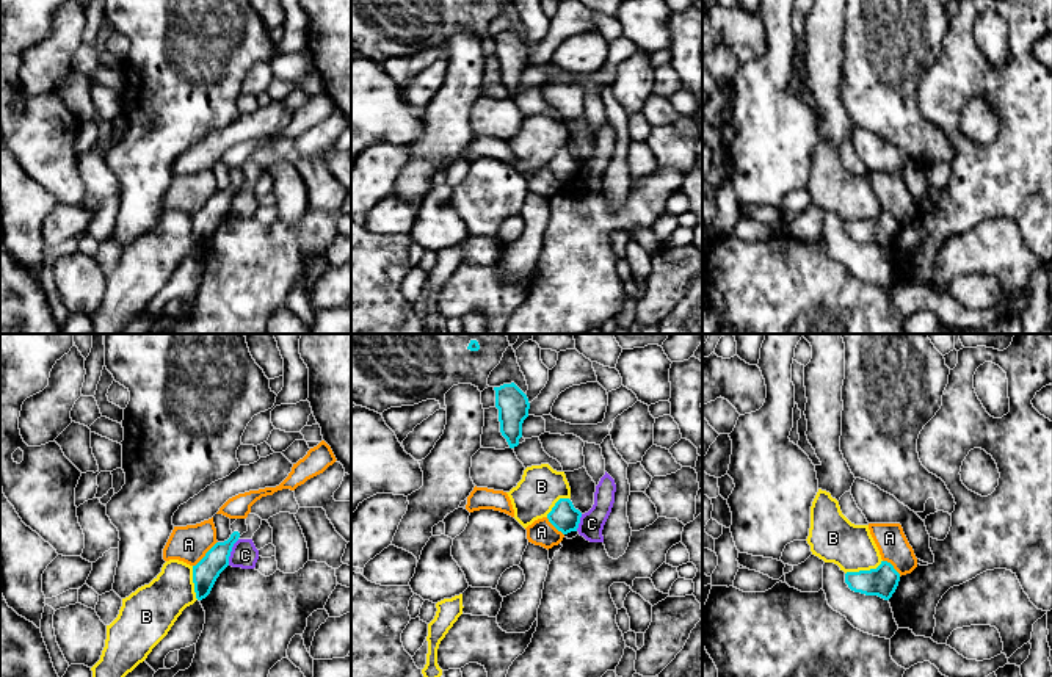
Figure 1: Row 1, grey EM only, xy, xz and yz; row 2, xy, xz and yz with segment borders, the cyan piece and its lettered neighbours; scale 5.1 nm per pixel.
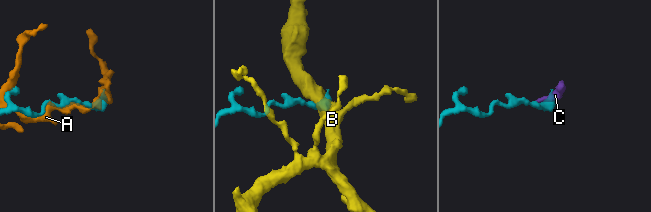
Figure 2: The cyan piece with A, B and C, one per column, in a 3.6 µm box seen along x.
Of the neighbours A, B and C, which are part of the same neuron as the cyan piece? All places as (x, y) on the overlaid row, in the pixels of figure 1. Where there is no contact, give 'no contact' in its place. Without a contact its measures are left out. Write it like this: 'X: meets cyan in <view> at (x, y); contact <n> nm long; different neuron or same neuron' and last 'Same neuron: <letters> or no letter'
A: meets cyan in xy at (206, 553); contact 180 nm long; different neuron
B: meets cyan in yz at (864, 571); contact 200 nm long; different neuron
C: meets cyan in xy at (231, 550); contact 150 nm long; different neuron
Same neuron: no letter

